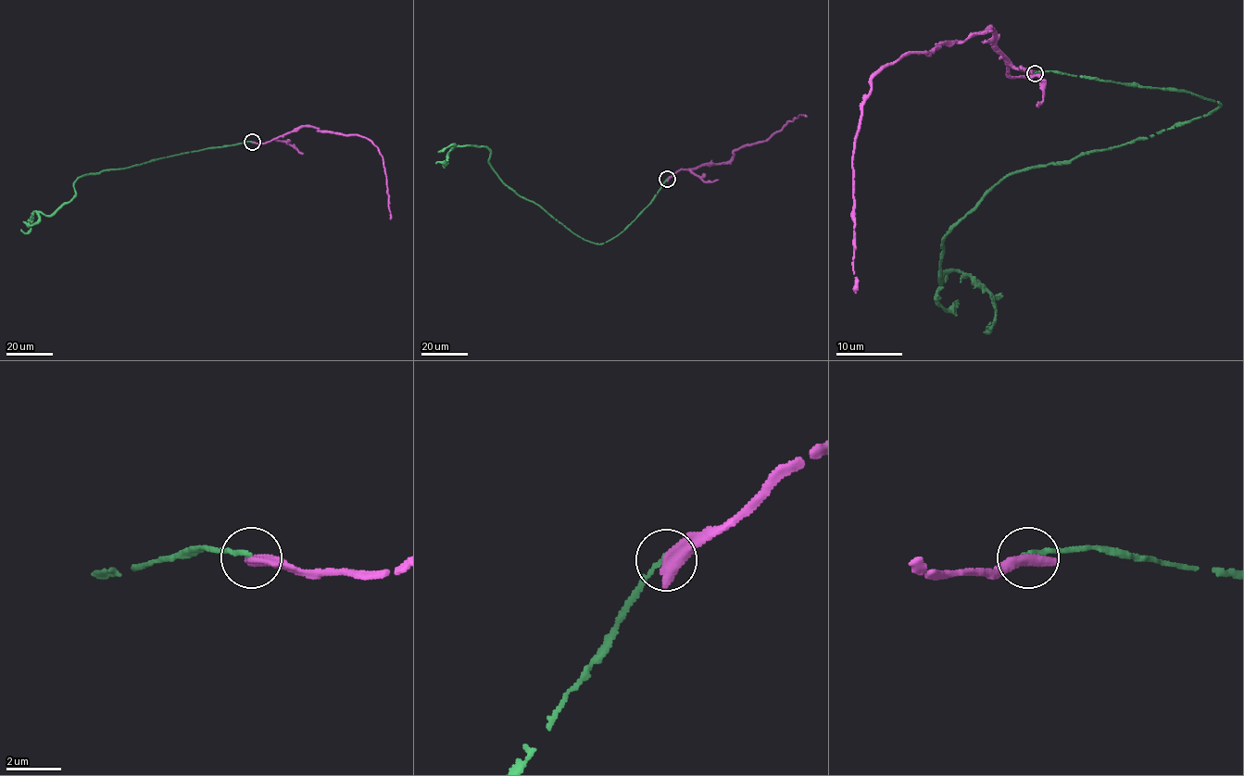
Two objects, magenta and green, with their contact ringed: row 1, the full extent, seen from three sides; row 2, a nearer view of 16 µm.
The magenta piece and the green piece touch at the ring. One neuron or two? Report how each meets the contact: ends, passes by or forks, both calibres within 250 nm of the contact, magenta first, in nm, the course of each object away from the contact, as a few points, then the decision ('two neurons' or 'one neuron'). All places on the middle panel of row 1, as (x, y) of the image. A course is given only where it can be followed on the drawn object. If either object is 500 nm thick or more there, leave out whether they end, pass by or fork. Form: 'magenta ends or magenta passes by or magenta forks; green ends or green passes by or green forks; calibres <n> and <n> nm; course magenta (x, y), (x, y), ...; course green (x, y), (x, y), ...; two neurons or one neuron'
calibres 550 and 160 nm; course magenta (667, 179), (681, 169), (726, 163), (734, 151), (767, 141), (788, 121), (801, 115), (805, 116); course green (667, 179), (622, 231), (596, 244), (502, 181), (486, 147), (453, 147), (445, 165), (435, 163); two neurons

